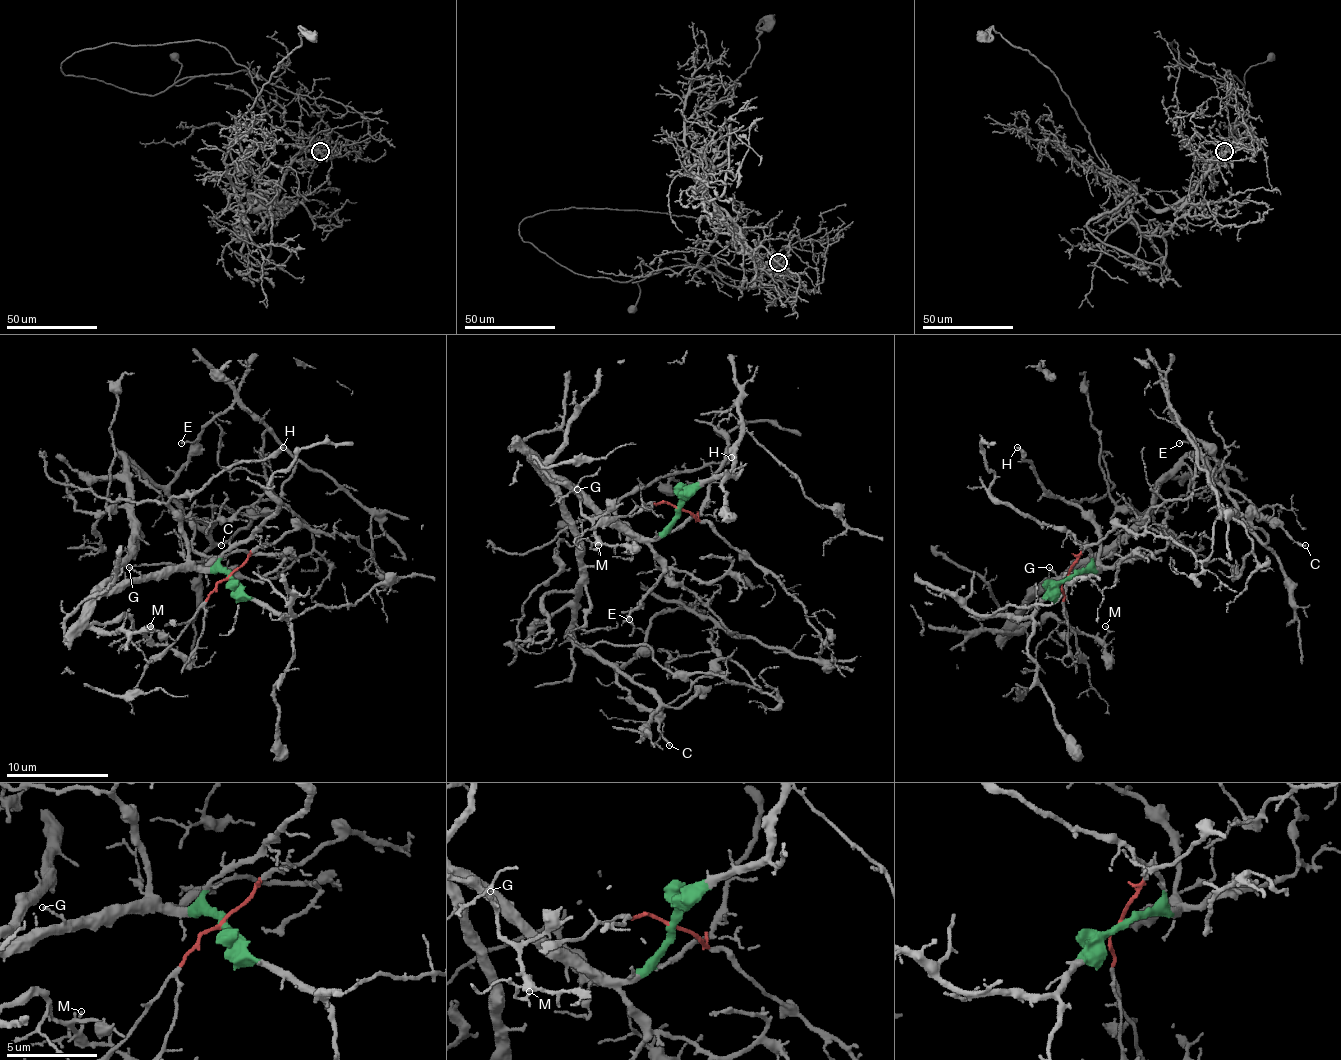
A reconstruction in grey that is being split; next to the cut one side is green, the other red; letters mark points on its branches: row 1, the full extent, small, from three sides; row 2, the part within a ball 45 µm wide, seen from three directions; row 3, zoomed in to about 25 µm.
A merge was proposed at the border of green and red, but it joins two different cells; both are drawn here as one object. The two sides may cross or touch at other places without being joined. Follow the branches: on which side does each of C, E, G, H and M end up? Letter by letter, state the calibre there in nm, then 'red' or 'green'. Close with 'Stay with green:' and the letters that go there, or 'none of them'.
C: 170 nm | green
E: 90 nm | green
G: 120 nm | green
H: 260 nm | green
M: 150 nm | green
Stay with green: C, E, G, H, M

